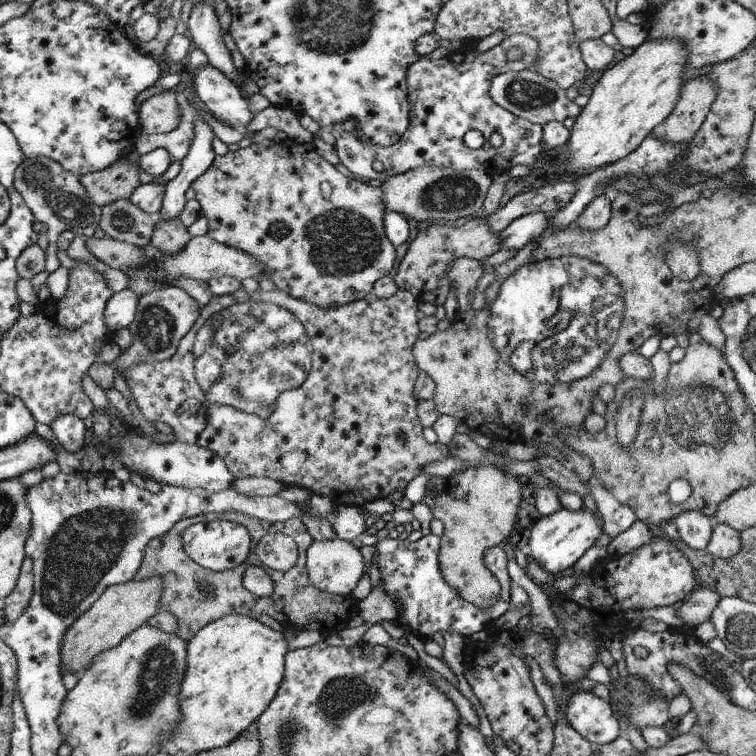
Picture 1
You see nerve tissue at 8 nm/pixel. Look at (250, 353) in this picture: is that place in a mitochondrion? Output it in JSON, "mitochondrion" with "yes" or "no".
{"mitochondrion":"yes"}

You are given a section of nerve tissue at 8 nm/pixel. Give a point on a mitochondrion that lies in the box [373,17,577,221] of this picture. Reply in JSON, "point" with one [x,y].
{"point":[528,95]}

